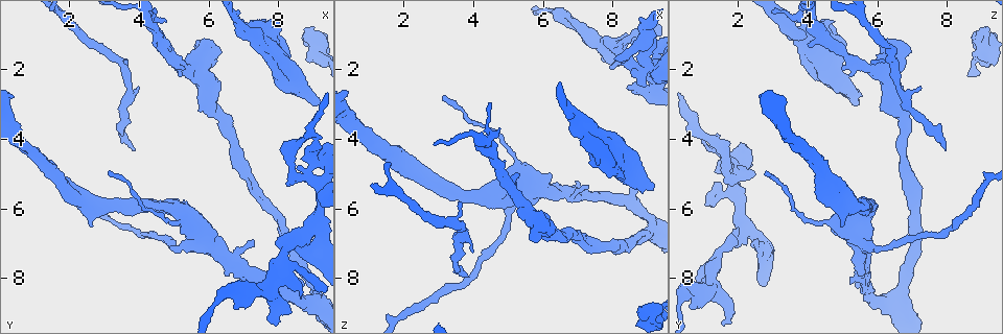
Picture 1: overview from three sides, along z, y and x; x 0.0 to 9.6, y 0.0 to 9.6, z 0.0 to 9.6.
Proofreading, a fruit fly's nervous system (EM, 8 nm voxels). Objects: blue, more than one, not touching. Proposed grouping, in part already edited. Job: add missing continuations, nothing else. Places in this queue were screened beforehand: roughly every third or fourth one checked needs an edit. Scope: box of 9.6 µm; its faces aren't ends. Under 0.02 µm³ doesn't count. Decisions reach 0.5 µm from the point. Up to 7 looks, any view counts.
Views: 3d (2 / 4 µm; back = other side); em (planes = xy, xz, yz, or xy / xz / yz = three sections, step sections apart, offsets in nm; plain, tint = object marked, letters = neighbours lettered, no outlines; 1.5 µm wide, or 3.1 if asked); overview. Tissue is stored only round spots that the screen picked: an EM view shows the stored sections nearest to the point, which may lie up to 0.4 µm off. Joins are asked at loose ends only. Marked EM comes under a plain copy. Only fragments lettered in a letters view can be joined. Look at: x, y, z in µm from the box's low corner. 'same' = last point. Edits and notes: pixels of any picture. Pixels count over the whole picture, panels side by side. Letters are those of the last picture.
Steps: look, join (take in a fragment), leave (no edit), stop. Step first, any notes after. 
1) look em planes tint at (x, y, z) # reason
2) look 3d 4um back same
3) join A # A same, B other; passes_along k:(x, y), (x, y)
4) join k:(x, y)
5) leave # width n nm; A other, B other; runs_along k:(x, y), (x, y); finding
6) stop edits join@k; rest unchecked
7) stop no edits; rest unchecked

look 3d 2um at (8.00, 0.65, 4.65) # branch stops here

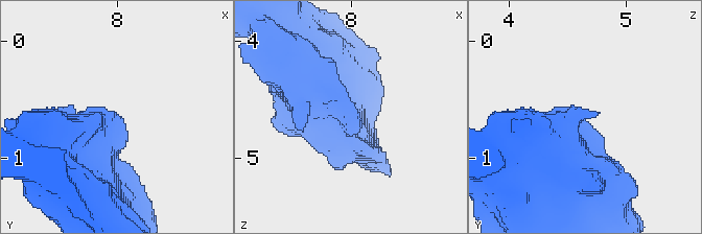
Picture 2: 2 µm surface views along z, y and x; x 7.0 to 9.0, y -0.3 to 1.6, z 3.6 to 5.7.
look em xz step 8 tint at (8.06, 0.64, 4.58) # shape alone is not enough

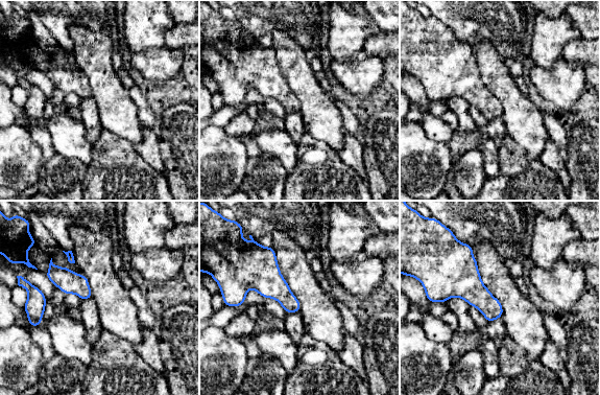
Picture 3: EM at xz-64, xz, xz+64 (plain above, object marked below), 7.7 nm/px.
look em planes letters same

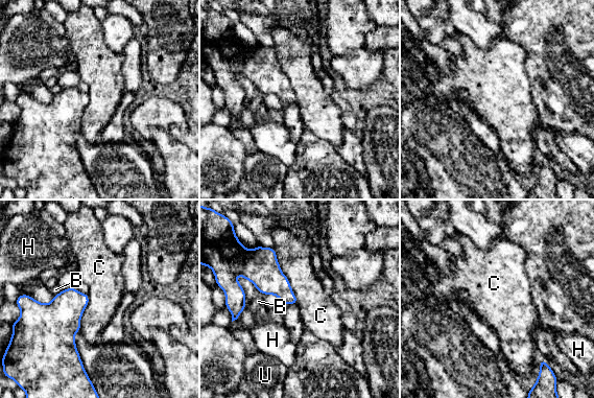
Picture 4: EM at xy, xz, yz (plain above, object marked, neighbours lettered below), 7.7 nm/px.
leave # B other, C other, H other, U other; border 4:(272, 247), (298, 304); none of them fits

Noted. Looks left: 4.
look em planes letters at (8.65, 8.45, 1.10) # an open end

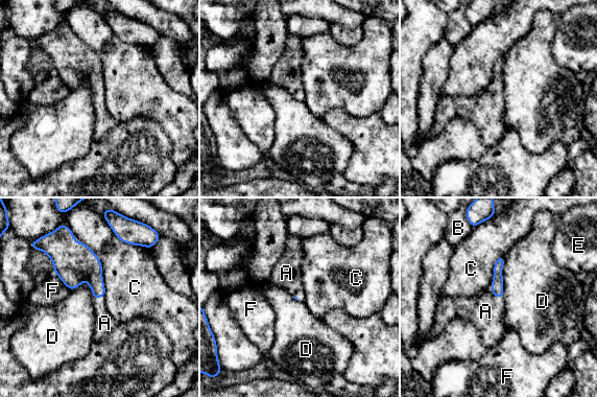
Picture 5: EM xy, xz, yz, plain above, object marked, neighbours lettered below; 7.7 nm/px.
join A # A same, B other, C other, D other, E other, F other; passes_along 5:(497, 284), (497, 297), (485, 311); the cell continues

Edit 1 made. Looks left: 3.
stop edits join@5; rest unchecked

